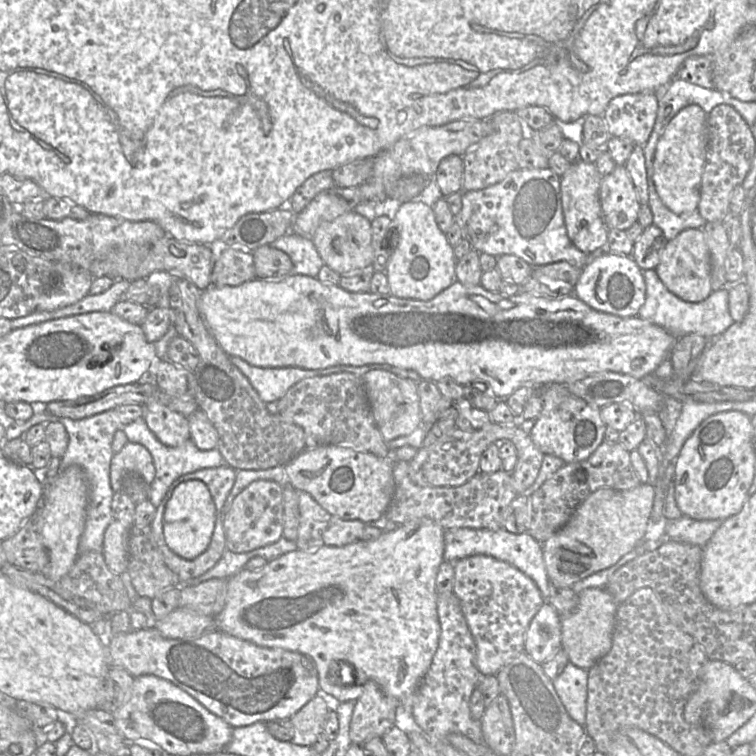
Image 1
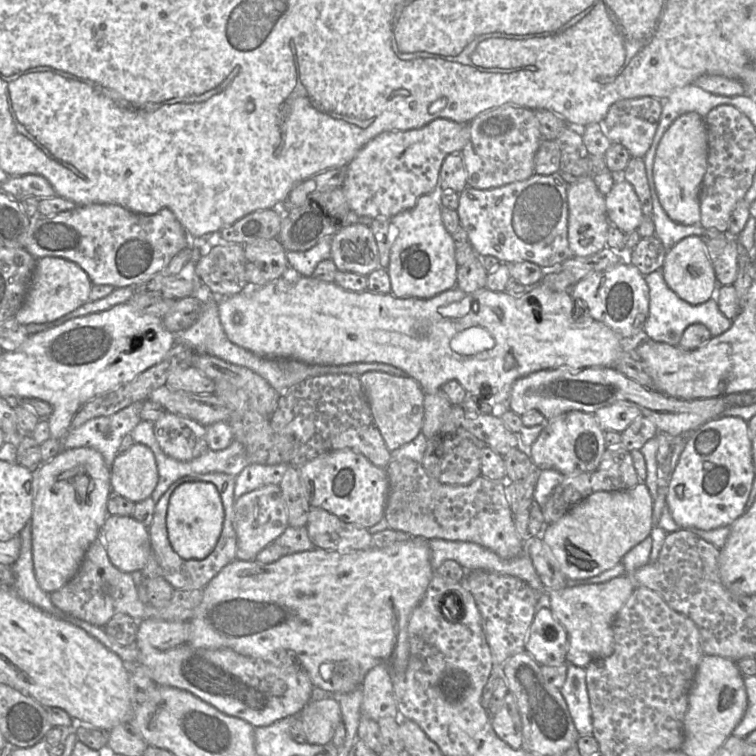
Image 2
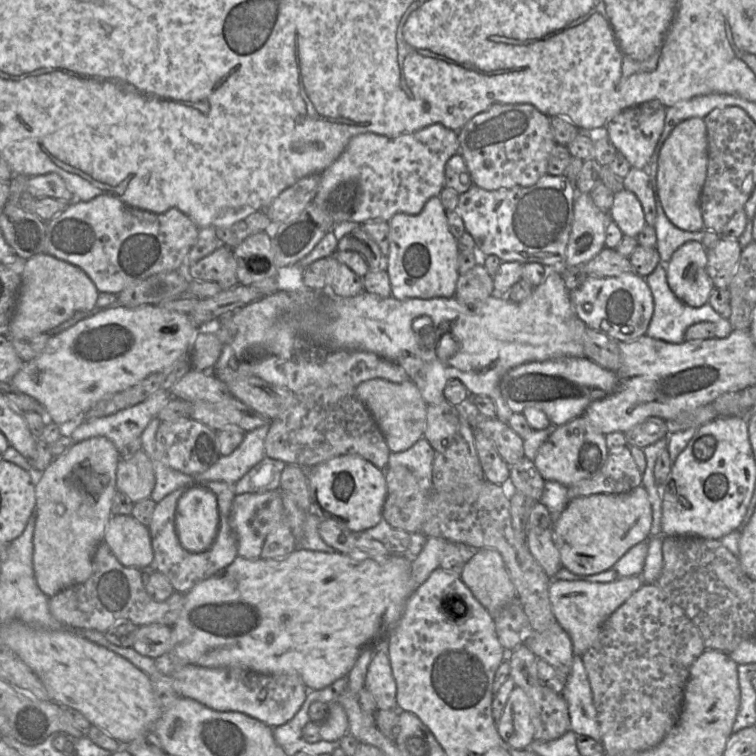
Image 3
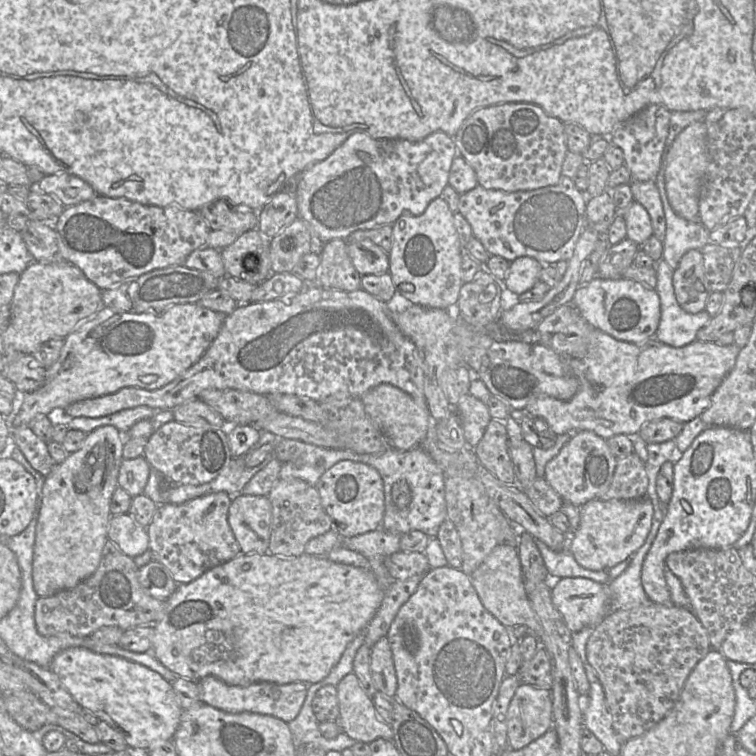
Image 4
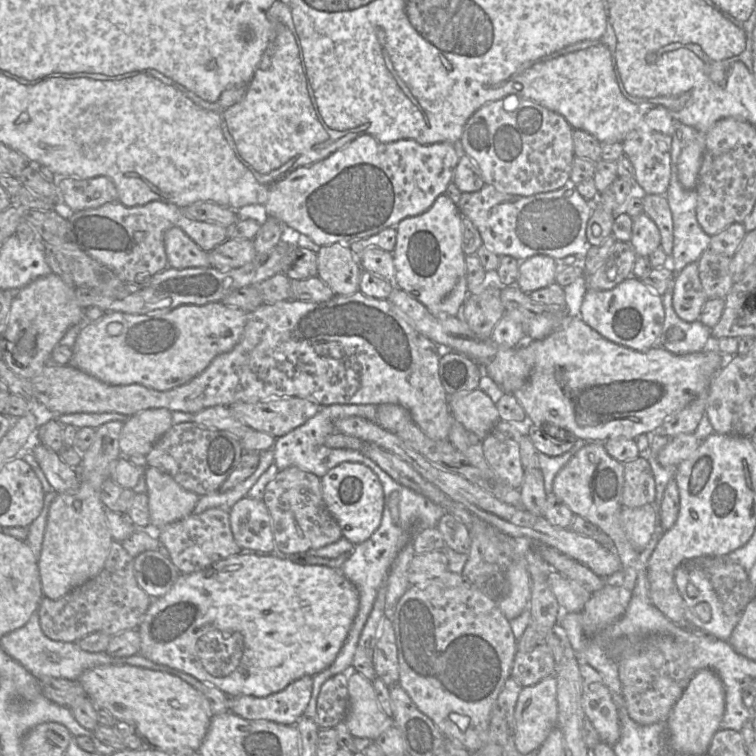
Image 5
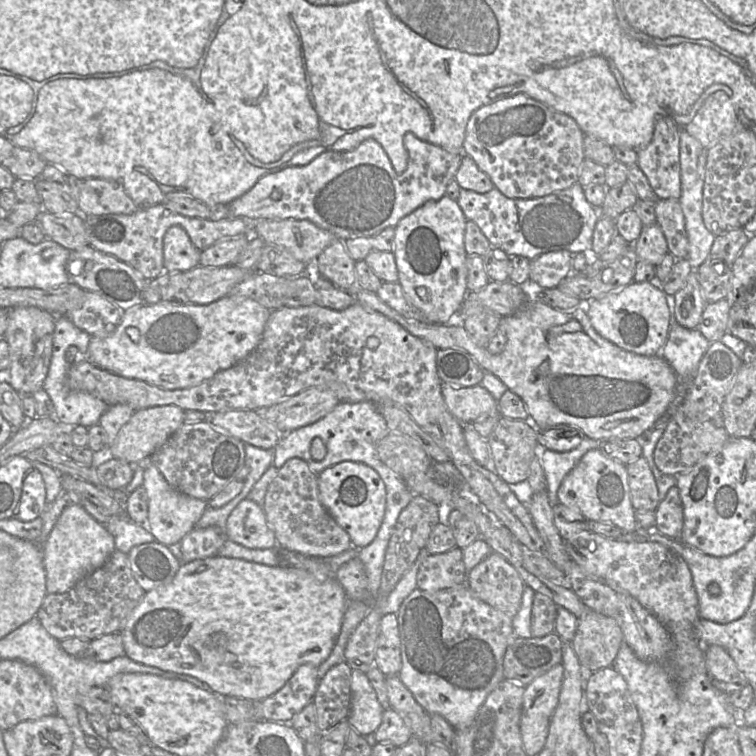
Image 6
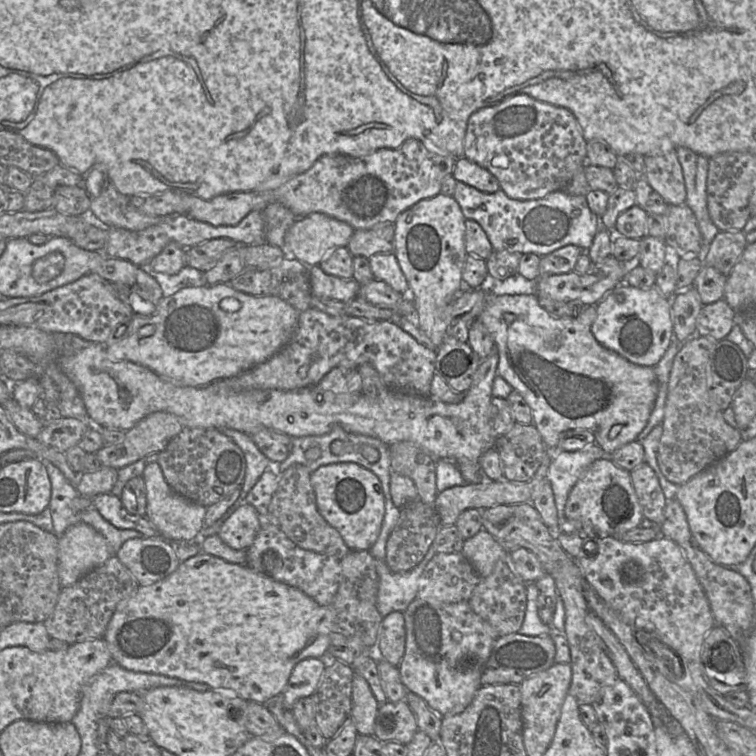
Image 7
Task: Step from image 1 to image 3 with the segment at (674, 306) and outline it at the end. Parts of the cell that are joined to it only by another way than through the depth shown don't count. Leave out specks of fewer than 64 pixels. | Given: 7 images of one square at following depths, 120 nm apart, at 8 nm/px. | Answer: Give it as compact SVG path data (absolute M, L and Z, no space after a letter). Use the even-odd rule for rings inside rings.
M659 263L656 268L644 278L651 290L654 302L653 315L645 333L647 336L661 339L669 343L681 343L685 341L684 334L686 329L698 322L714 323L715 337L717 338L725 338L733 330L728 318L720 316L708 302L700 307L692 307L678 299L668 285L666 264Z

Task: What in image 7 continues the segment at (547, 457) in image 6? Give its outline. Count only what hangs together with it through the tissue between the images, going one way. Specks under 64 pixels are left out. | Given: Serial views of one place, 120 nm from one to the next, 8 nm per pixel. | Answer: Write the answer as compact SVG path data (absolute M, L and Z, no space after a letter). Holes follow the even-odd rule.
M596 444L573 452L558 451L551 459L547 472L559 527L565 522L564 507L568 495L585 470L596 460L604 457L603 450Z

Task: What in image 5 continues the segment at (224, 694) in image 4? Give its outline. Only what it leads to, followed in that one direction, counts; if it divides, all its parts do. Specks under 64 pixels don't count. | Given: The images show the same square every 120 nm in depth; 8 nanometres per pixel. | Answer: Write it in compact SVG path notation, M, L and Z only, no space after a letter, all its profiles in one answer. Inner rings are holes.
M303 676L283 690L266 697L230 697L229 711L248 720L268 720L284 725L296 725L308 706L312 686L313 677Z

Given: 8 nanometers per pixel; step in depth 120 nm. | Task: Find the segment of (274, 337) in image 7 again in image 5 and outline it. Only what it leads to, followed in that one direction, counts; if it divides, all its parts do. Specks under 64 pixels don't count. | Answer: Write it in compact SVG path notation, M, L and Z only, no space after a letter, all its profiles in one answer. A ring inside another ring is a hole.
M222 302L181 305L147 314L107 312L100 319L81 325L68 365L109 385L141 384L158 391L171 390L202 373L218 355L230 351L239 342L247 319L248 313Z

